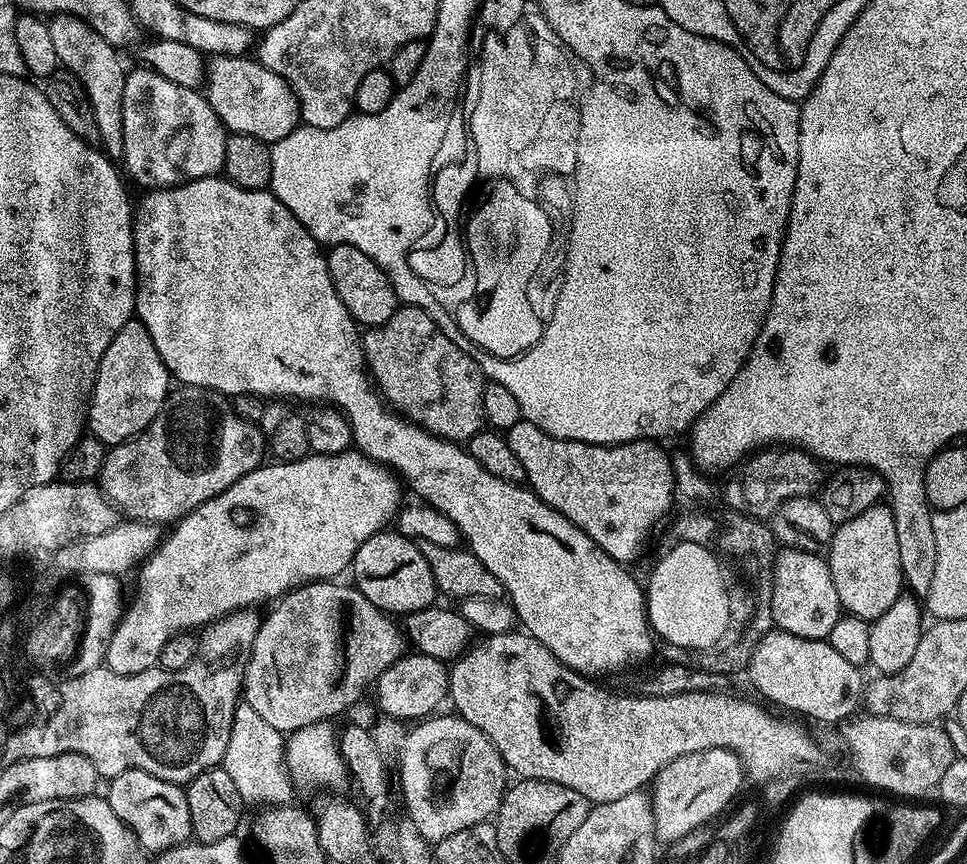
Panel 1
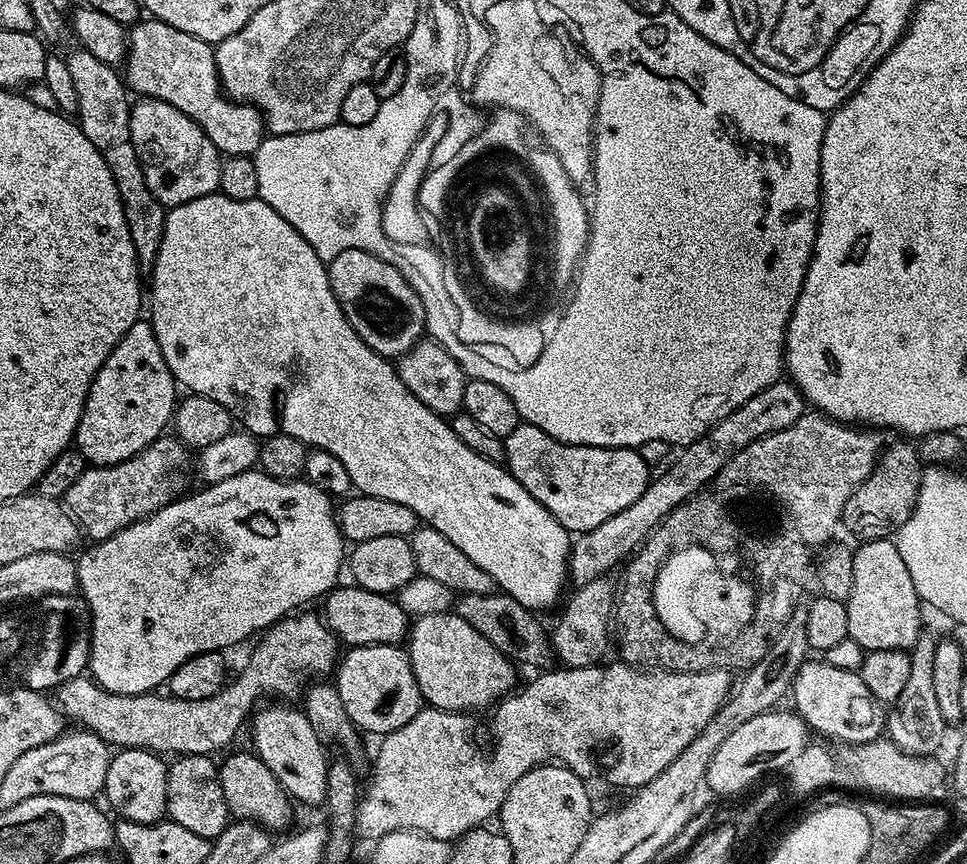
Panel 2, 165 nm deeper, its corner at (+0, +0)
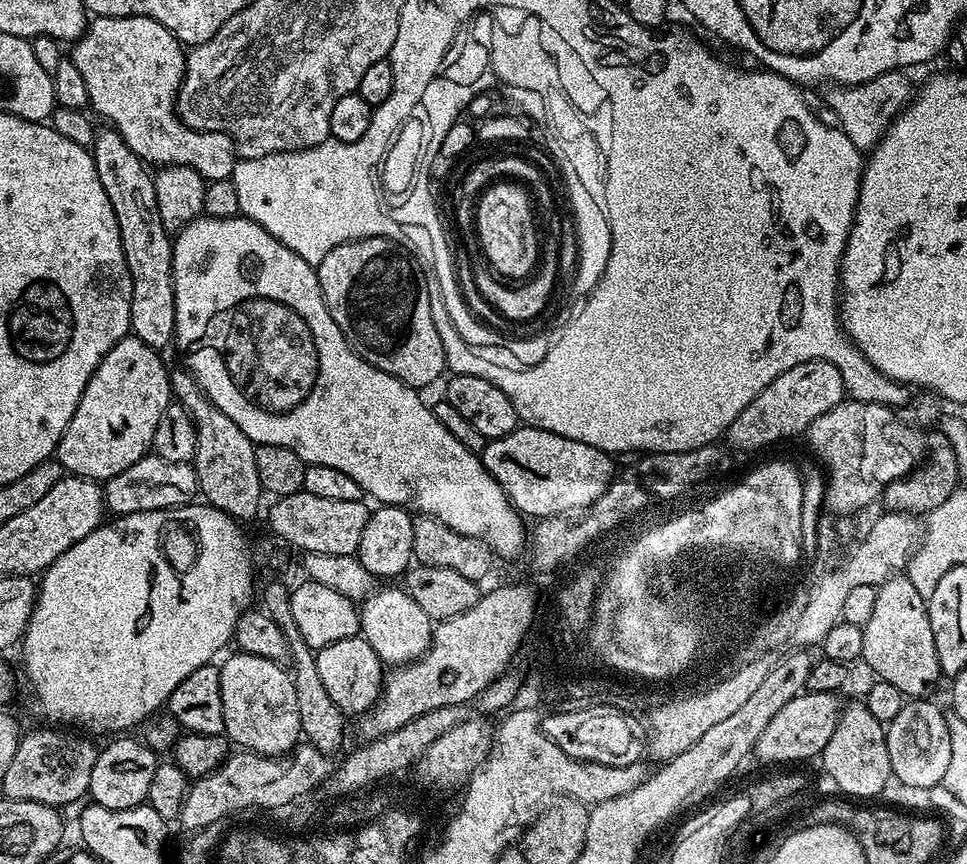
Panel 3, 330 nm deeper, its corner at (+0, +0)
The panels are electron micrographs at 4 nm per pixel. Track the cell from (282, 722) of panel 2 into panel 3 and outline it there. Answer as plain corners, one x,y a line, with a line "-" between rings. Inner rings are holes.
237,651
236,656
219,665
222,678
223,734
233,745
257,752
260,756
286,756
301,743
302,733
298,718
298,694
294,694
294,682
289,669
283,663
255,656
249,652

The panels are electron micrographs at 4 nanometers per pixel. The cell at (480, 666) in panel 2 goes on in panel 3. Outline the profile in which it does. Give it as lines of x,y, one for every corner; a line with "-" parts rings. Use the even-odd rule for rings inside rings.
403,587
383,588
359,605
361,633
364,639
370,642
370,646
374,646
385,665
409,664
428,650
434,622

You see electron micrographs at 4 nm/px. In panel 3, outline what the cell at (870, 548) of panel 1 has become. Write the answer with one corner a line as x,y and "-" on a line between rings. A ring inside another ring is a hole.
906,574
890,577
885,584
876,588
874,610
870,614
870,622
862,625
862,660
868,663
873,677
890,682
890,686
898,686
906,698
924,698
939,680
942,673
939,668
938,650
934,650
934,630
930,630
928,617
928,601
918,590
914,590
914,582

